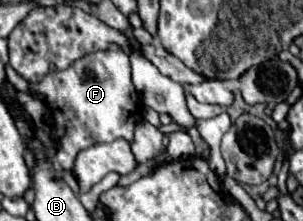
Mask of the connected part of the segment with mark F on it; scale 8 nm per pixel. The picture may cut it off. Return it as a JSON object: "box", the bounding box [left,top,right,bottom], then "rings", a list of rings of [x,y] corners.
{"box":[29,51,143,179],"rings":[[[125,51],[87,53],[65,71],[51,67],[39,83],[29,83],[29,89],[35,95],[43,95],[45,105],[51,109],[53,133],[59,143],[55,157],[49,157],[55,179],[61,179],[65,171],[73,173],[75,157],[81,149],[111,143],[119,137],[133,143],[135,127],[143,119],[143,103],[133,89],[129,55]]]}

